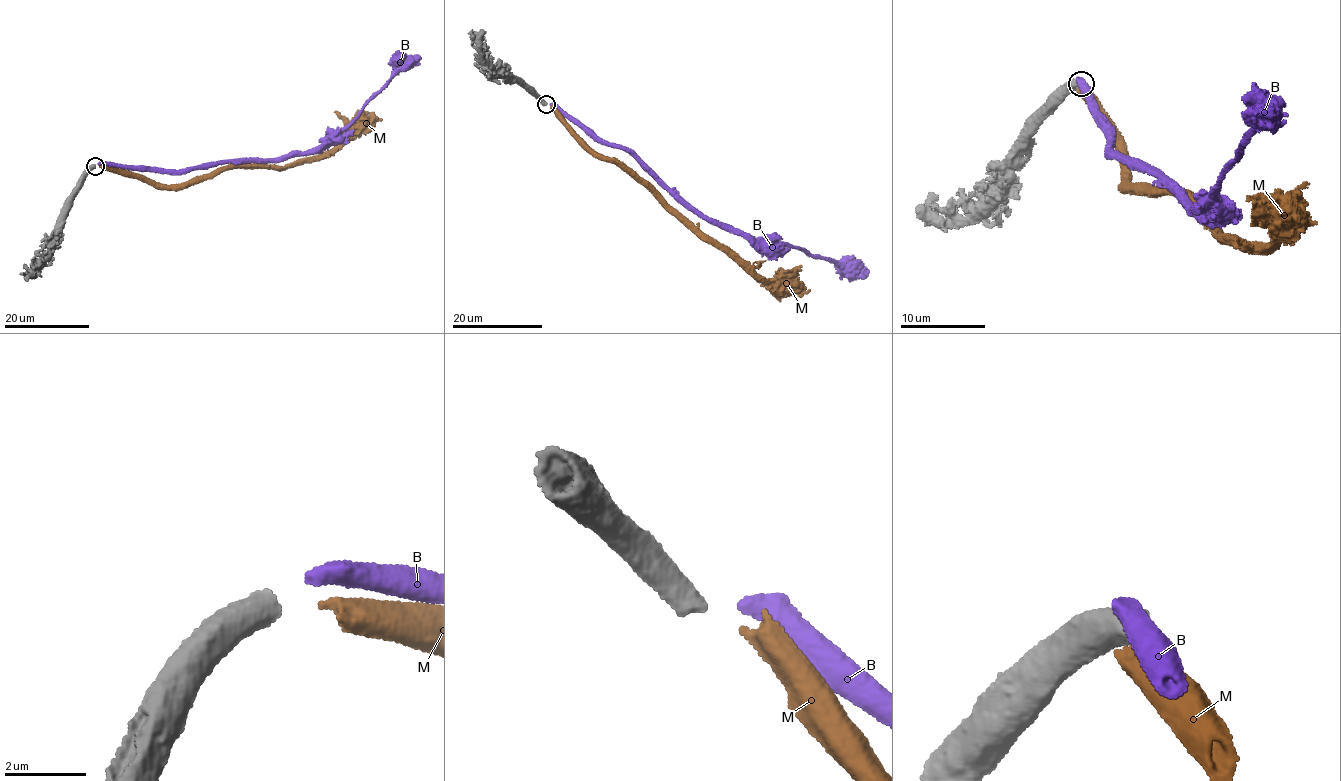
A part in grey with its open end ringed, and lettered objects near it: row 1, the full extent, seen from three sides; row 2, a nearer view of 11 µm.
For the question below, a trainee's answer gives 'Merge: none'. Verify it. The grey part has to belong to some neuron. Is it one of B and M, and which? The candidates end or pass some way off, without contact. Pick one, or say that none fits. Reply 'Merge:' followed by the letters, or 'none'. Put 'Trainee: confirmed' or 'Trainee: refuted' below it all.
Merge: M
Trainee: refuted

